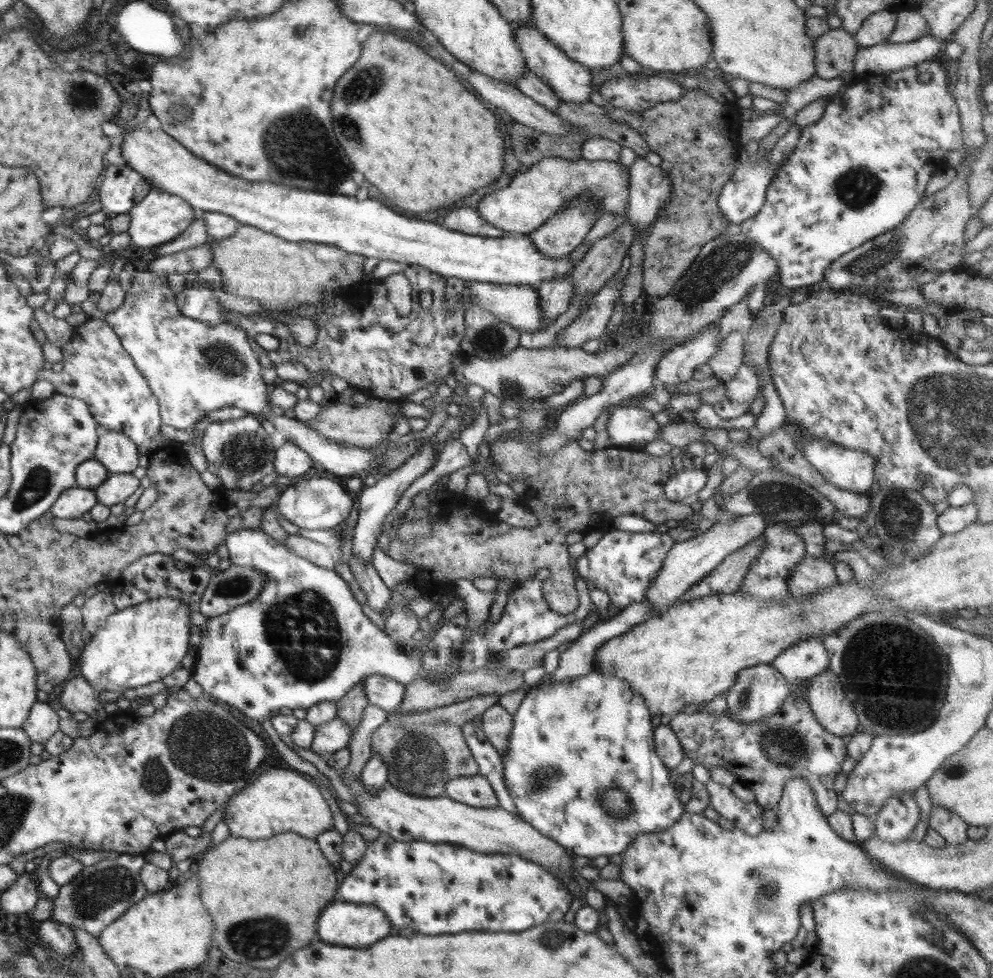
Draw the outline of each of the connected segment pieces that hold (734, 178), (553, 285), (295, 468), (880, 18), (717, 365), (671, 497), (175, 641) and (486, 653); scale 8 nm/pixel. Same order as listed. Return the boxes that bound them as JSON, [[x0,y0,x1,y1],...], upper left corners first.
[[718,157,776,226],[537,276,574,329],[273,442,313,476],[854,11,897,49],[707,332,744,383],[664,469,708,502],[80,598,196,693],[459,554,593,673]]

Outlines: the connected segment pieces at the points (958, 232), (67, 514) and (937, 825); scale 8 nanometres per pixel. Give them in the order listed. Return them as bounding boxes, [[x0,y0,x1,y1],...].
[[824,164,973,293],[50,486,98,519],[929,805,968,845]]

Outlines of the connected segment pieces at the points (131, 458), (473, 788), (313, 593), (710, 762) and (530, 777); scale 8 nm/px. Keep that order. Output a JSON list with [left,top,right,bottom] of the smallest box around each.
[[93,431,140,474],[445,776,498,809],[190,528,426,723],[669,694,847,818],[501,670,685,857]]

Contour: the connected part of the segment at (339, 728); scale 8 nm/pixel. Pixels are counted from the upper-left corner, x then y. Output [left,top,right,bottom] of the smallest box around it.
[311,719,352,757]

